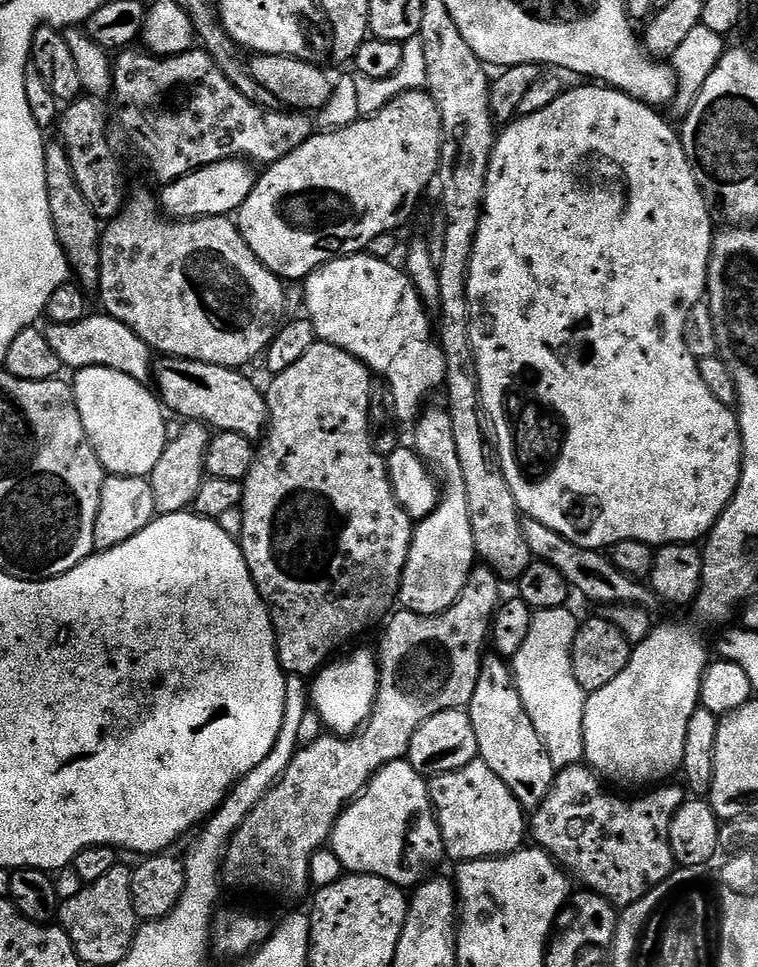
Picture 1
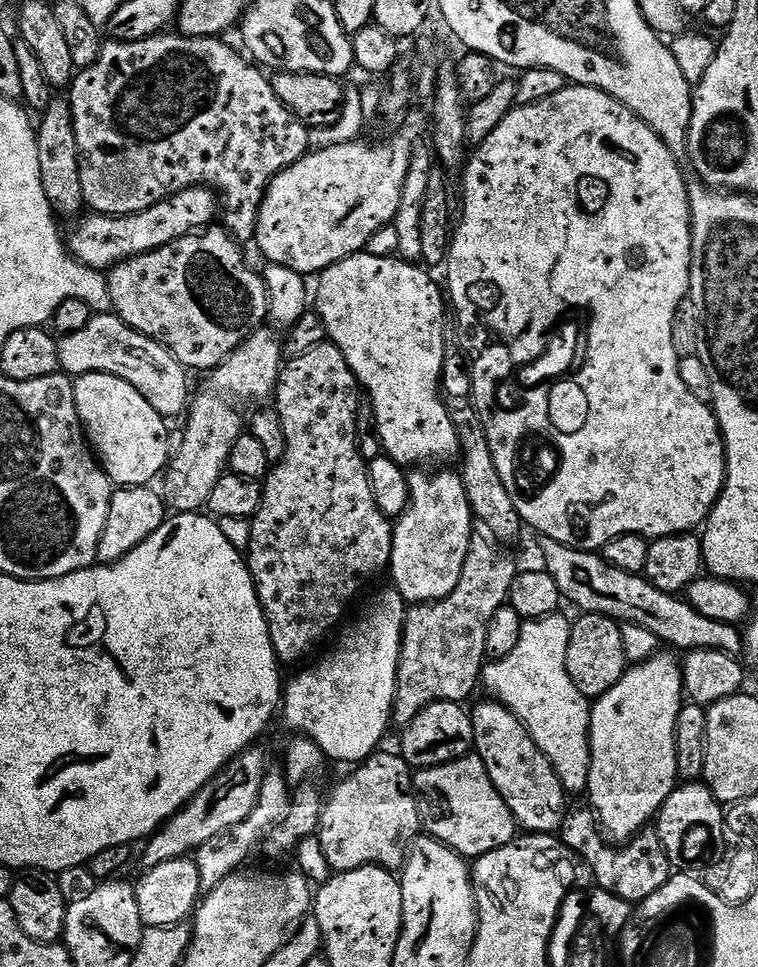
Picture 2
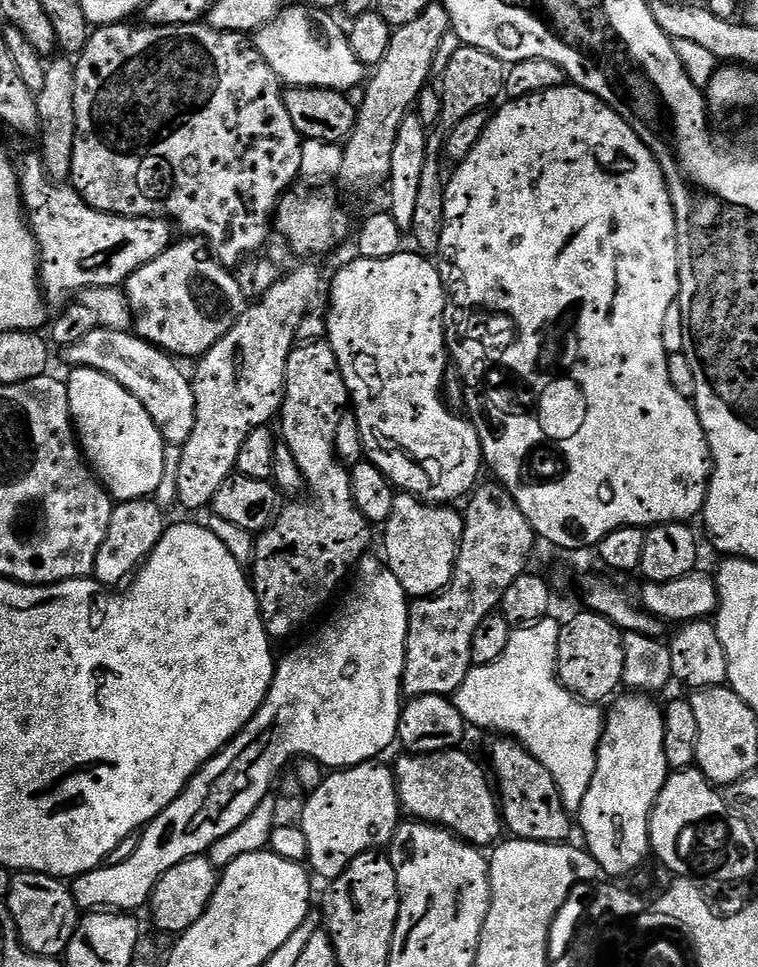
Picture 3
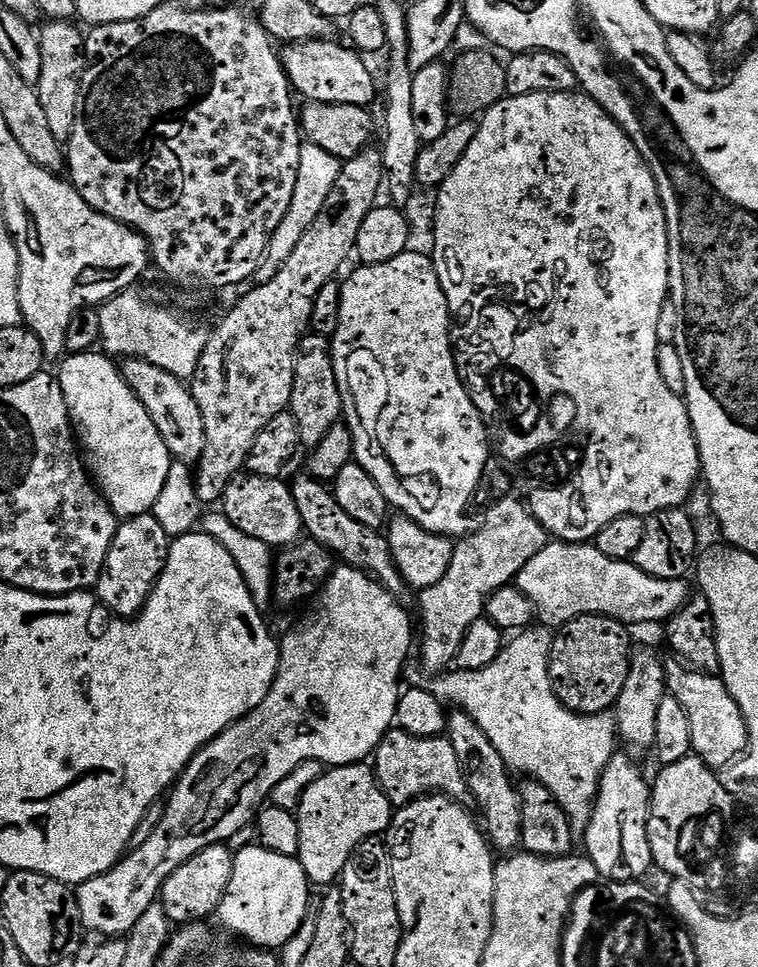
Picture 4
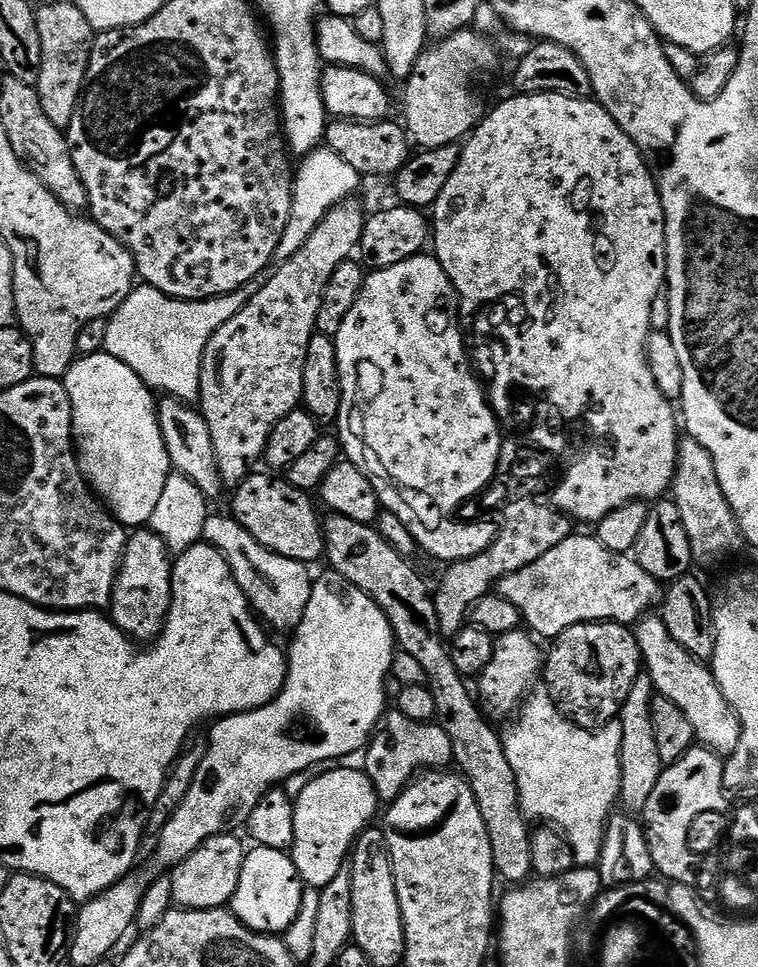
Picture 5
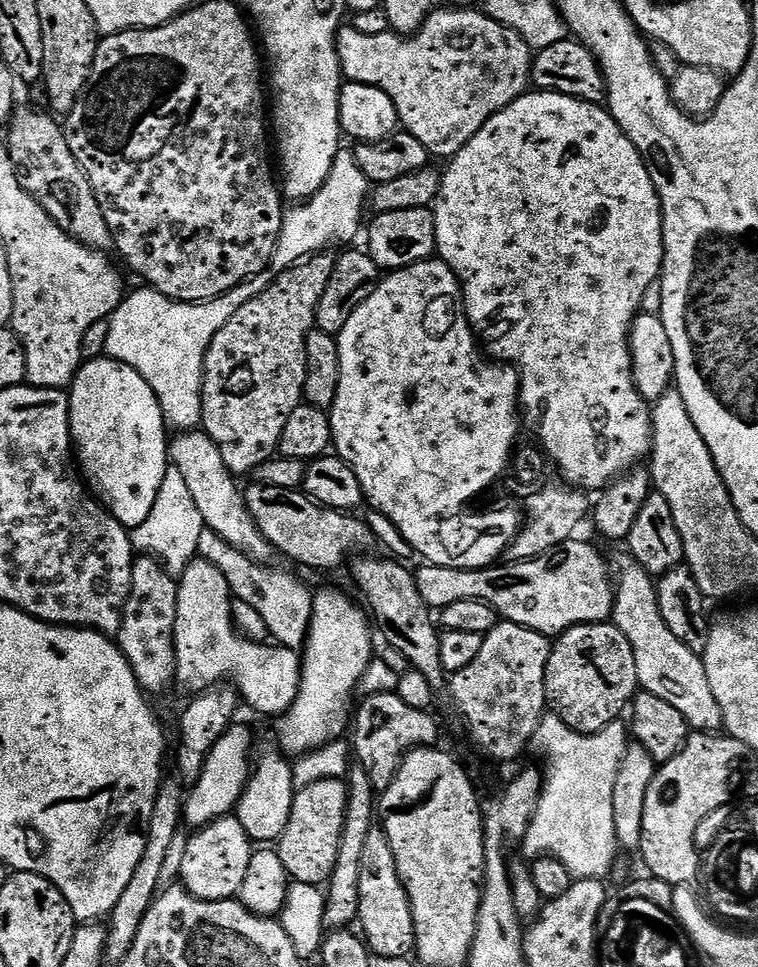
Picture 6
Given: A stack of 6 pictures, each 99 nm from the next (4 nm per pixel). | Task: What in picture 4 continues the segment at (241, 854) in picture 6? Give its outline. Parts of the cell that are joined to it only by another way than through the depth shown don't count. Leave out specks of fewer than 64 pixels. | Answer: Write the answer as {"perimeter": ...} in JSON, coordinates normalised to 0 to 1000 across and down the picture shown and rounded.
{"perimeter":[[[284,873],[272,879],[266,879],[256,887],[247,889],[240,896],[235,896],[235,900],[230,900],[230,904],[224,904],[224,908],[219,908],[219,912],[211,917],[208,933],[219,941],[219,945],[227,951],[228,957],[261,956],[273,952],[273,947],[277,946],[278,948],[286,942],[303,913],[305,902],[309,900],[307,884],[307,878],[301,878],[301,875],[296,873]]]}

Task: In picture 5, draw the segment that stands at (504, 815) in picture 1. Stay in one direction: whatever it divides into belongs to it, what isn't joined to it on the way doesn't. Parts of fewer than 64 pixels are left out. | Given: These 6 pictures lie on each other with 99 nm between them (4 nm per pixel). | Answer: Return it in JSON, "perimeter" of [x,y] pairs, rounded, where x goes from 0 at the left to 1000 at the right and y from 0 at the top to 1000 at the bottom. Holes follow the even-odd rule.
{"perimeter":[[[521,734],[508,735],[497,749],[495,760],[479,775],[478,797],[488,805],[496,824],[516,829],[532,821],[541,808],[561,796],[586,796],[598,789],[594,762],[574,747],[546,747],[536,738]],[[549,798],[549,799],[547,799]]]}

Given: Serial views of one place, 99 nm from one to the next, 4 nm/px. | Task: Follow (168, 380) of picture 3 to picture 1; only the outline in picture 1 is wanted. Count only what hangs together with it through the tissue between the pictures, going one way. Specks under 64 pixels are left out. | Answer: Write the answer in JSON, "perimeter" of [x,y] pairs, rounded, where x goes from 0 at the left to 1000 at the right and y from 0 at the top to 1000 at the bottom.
{"perimeter":[[[117,325],[109,331],[96,335],[63,335],[57,340],[58,349],[66,354],[71,366],[77,366],[86,382],[149,381],[172,391],[186,395],[194,394],[203,385],[203,364],[177,341],[156,333],[141,325]]]}

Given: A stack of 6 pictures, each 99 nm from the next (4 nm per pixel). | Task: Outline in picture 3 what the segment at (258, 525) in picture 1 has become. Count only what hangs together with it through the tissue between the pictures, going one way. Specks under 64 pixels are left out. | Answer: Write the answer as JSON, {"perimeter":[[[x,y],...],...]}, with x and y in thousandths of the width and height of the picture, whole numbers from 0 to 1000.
{"perimeter":[[[431,351],[392,355],[377,378],[375,421],[368,446],[373,458],[380,459],[388,469],[388,478],[393,478],[405,512],[412,512],[412,521],[396,515],[380,519],[376,525],[373,522],[365,528],[363,538],[336,555],[335,574],[330,580],[330,599],[343,628],[343,638],[348,641],[355,659],[364,664],[388,657],[400,645],[409,644],[421,635],[422,628],[442,614],[443,607],[454,599],[460,599],[475,578],[487,574],[489,568],[485,566],[491,563],[492,547],[467,519],[464,489],[443,471],[443,452],[450,450],[449,437],[454,434],[454,425],[460,425],[460,422],[459,400],[437,356]]]}

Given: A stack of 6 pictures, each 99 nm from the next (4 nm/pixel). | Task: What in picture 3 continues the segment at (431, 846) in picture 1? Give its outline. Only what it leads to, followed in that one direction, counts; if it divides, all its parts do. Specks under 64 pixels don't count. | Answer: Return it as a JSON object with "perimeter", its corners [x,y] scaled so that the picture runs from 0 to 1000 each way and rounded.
{"perimeter":[[[487,788],[466,794],[439,797],[429,801],[420,814],[405,820],[401,841],[393,847],[393,854],[404,862],[406,876],[405,897],[429,912],[445,910],[456,900],[456,896],[472,883],[505,878],[516,873],[517,865],[530,848],[528,822],[522,820],[522,805],[516,793],[507,788]]]}

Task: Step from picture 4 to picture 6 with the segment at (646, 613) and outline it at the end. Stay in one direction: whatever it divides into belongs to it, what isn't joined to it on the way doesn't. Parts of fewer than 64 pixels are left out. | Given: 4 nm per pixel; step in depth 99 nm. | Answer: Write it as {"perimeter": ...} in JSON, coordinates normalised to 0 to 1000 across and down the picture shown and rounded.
{"perimeter":[[[756,556],[741,560],[736,565],[727,567],[720,573],[707,575],[702,579],[682,579],[679,581],[660,581],[654,584],[649,584],[644,587],[602,587],[602,586],[578,586],[575,584],[557,583],[554,587],[547,588],[546,598],[547,604],[551,606],[551,612],[555,614],[558,622],[565,625],[565,628],[571,631],[579,631],[587,629],[591,626],[596,626],[599,623],[612,620],[639,622],[642,626],[648,627],[654,632],[656,638],[661,642],[682,645],[683,647],[694,647],[699,651],[712,654],[718,658],[724,660],[732,660],[744,654],[749,649],[756,649],[764,645],[796,645],[809,640],[807,626],[810,624],[810,600],[805,595],[805,583],[797,575],[785,567],[781,563],[774,563],[773,559],[765,558],[766,556]]]}

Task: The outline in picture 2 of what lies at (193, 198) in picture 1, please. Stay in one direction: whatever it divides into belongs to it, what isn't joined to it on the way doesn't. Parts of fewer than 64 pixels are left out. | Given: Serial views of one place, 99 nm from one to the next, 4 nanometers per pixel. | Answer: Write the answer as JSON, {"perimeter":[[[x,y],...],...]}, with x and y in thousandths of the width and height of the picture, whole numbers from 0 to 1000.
{"perimeter":[[[268,192],[247,194],[244,199],[235,199],[215,207],[212,211],[181,219],[178,223],[112,222],[104,229],[107,232],[102,234],[100,241],[92,246],[88,245],[87,256],[116,277],[141,279],[164,269],[170,269],[173,265],[202,261],[235,246],[265,239],[284,229],[280,228],[284,223],[286,226],[286,200]]]}

